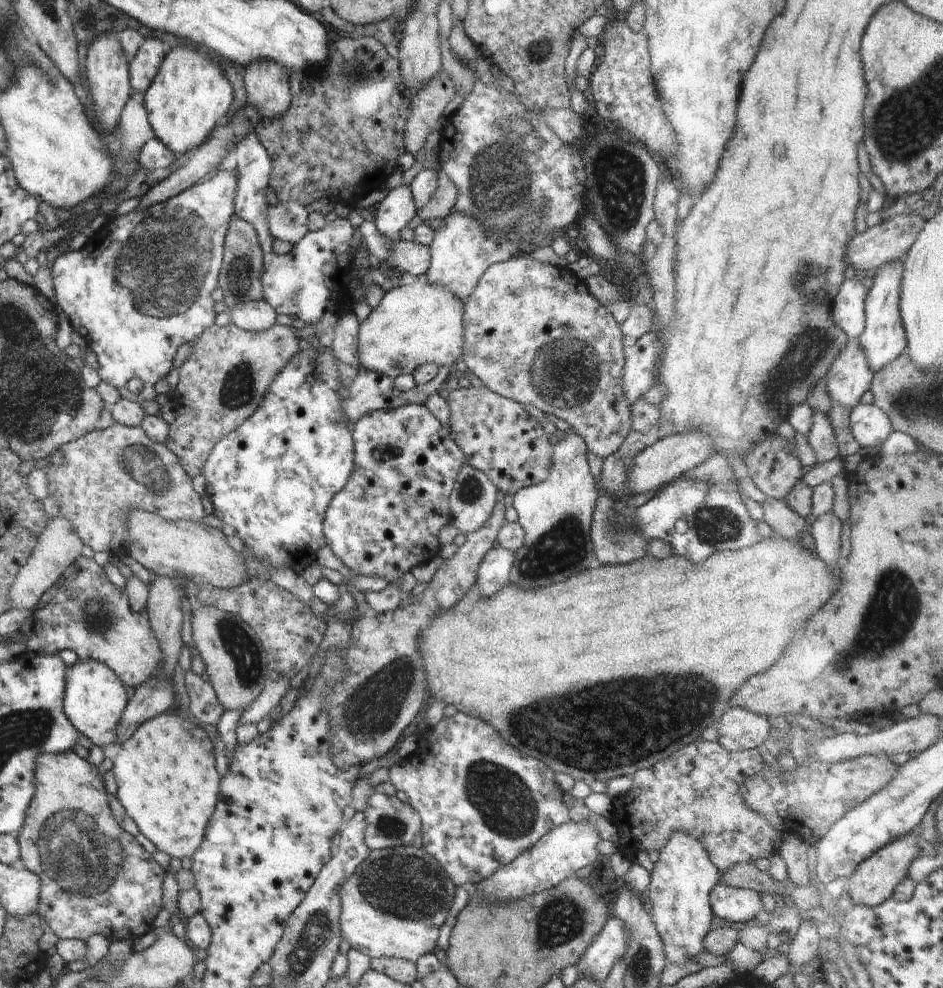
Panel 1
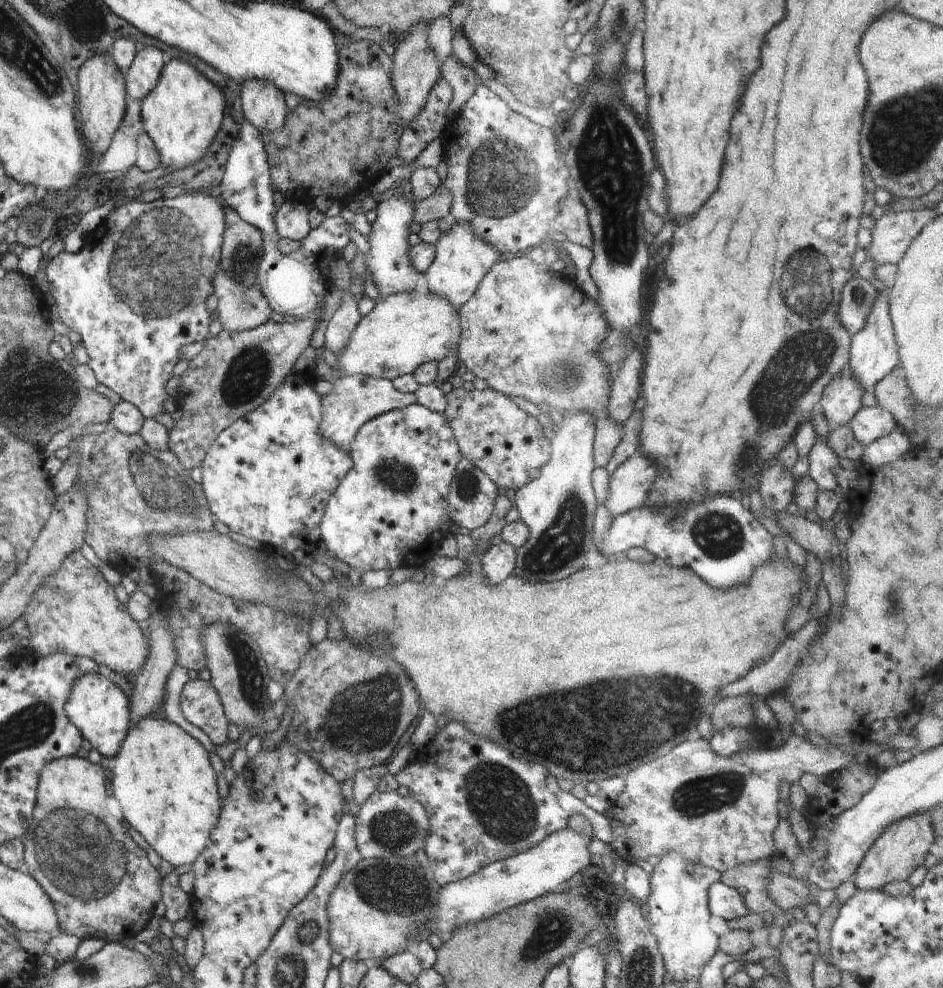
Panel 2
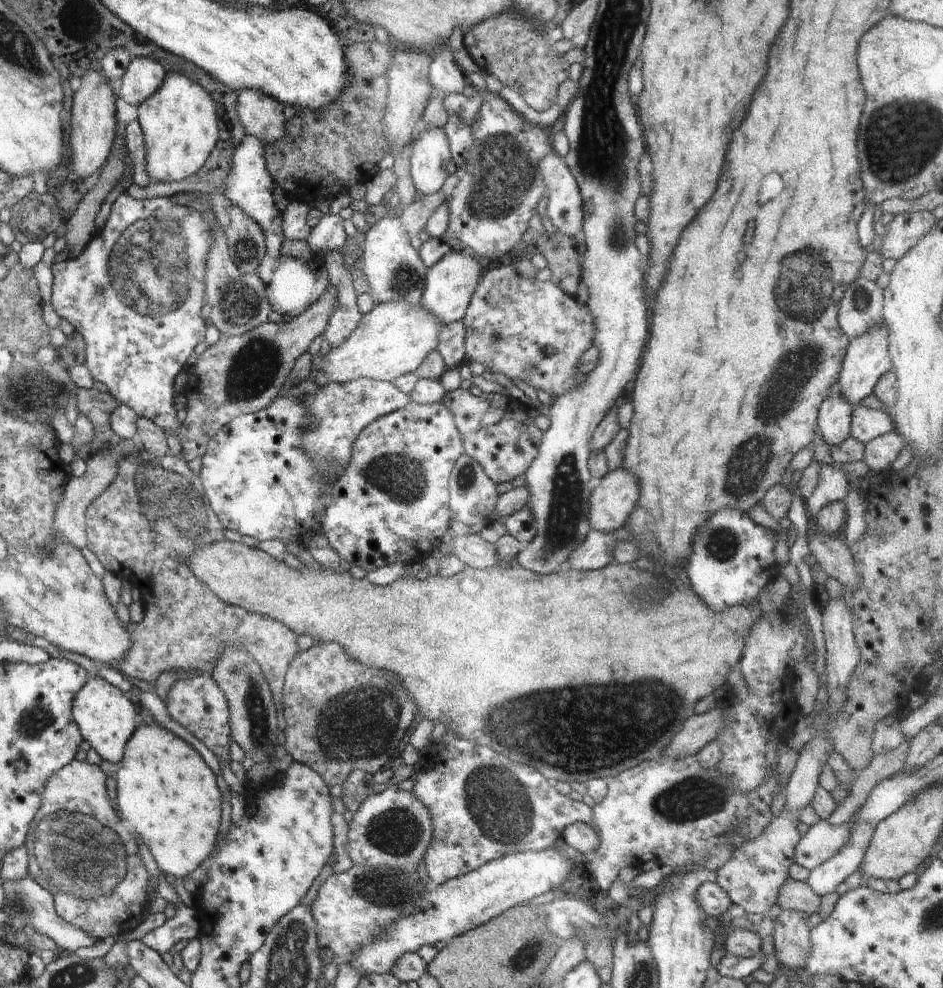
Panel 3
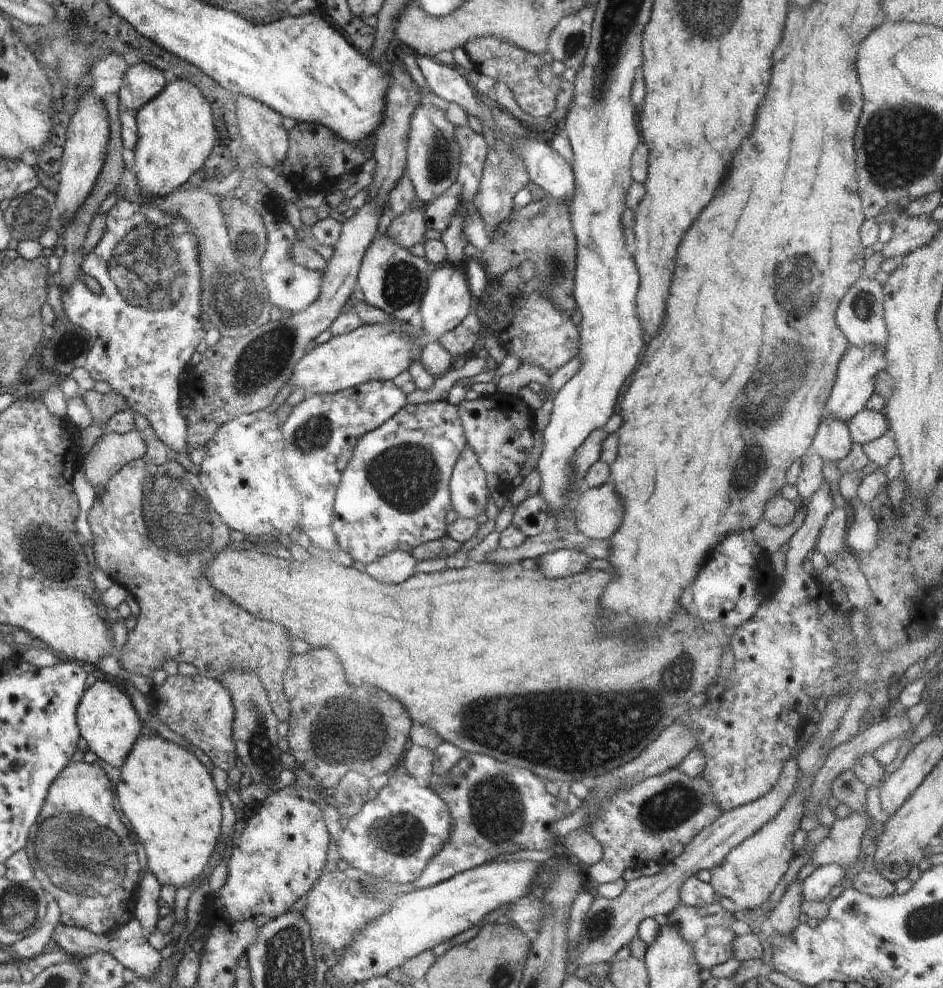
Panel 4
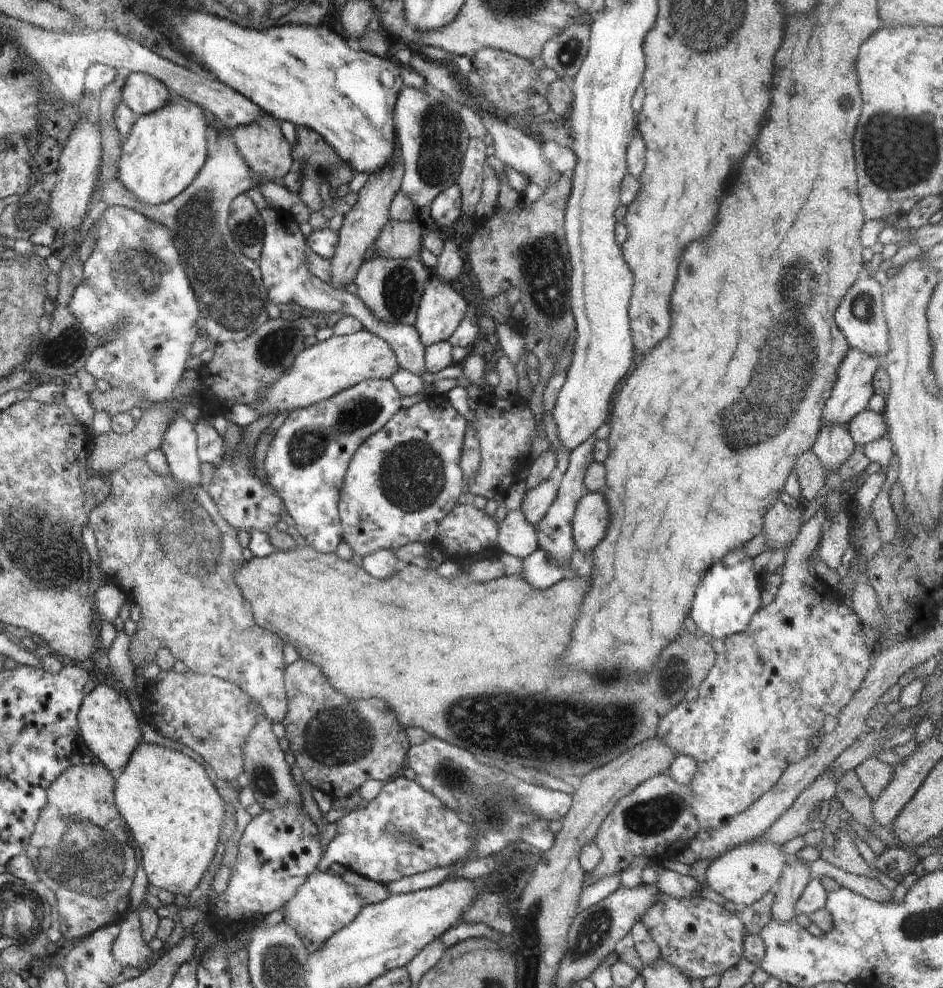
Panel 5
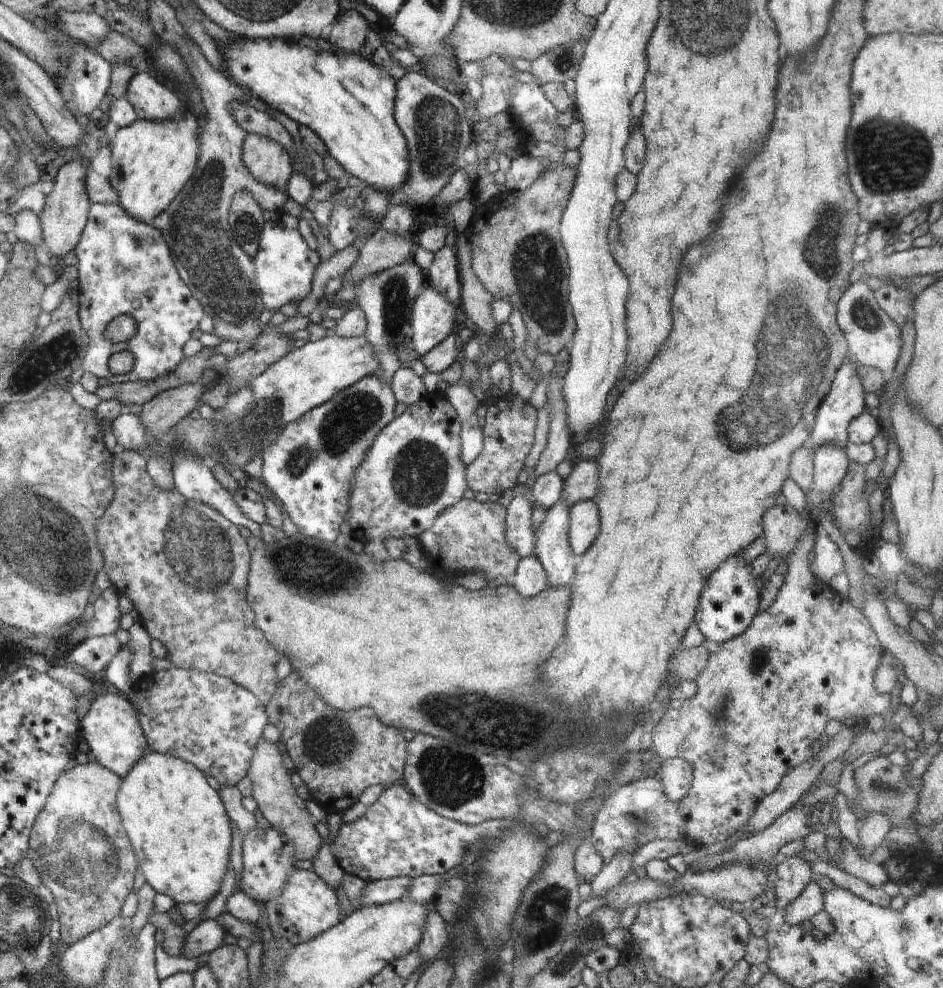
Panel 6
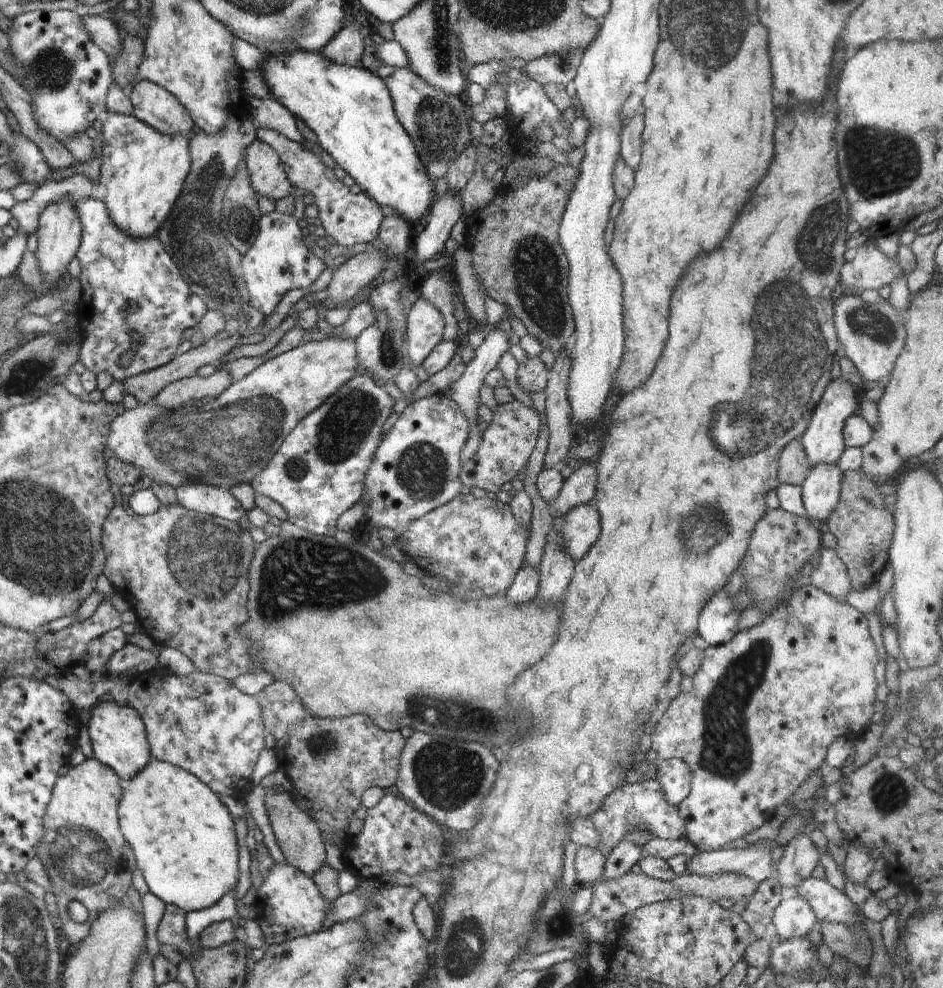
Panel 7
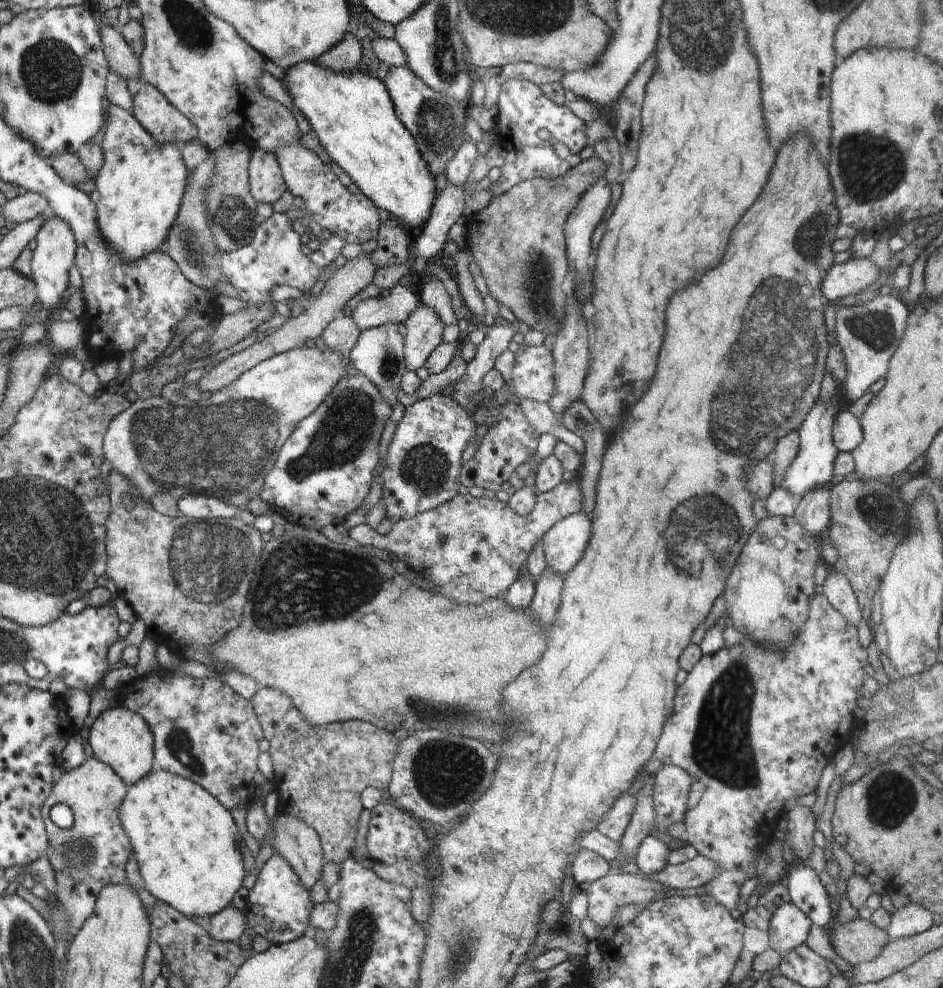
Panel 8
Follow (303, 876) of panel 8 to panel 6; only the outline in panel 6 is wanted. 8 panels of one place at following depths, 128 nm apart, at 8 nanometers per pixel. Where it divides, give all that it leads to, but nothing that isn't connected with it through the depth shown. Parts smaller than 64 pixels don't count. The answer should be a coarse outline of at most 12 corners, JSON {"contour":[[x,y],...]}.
{"contour":[[262,736],[247,775],[261,815],[298,859],[324,841],[290,781],[276,743]]}

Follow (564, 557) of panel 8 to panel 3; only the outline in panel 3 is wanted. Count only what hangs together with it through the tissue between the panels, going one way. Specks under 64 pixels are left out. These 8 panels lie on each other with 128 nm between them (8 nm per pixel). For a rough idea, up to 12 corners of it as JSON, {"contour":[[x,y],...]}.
{"contour":[[622,466],[594,481],[593,529],[626,524],[640,498]]}

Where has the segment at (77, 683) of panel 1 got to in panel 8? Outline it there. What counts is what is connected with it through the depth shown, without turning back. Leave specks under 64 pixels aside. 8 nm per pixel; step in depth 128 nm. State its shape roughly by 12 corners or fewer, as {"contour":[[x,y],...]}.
{"contour":[[125,706],[86,732],[94,757],[130,786],[155,762],[152,730]]}

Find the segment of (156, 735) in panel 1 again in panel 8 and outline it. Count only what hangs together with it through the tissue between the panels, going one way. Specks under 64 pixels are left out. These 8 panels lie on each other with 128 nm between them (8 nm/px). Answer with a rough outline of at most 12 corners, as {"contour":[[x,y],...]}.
{"contour":[[155,768],[119,818],[145,889],[190,918],[247,874],[230,811]]}

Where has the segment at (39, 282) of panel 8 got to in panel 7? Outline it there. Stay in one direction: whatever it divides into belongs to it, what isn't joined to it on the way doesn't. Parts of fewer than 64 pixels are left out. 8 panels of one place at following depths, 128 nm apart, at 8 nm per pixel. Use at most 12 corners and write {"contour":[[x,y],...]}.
{"contour":[[73,200],[45,206],[36,234],[45,284],[80,250],[84,227]]}

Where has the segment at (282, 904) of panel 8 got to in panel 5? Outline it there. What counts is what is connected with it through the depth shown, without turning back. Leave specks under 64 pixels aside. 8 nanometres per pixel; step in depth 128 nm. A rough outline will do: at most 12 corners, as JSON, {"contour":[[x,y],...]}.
{"contour":[[318,870],[282,910],[311,955],[366,903]]}

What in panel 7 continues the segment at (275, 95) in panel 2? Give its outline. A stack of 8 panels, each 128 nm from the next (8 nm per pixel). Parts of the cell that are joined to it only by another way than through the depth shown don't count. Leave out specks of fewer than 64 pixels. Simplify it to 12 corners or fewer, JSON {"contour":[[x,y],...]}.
{"contour":[[257,138],[243,161],[258,196],[293,192],[278,153]]}

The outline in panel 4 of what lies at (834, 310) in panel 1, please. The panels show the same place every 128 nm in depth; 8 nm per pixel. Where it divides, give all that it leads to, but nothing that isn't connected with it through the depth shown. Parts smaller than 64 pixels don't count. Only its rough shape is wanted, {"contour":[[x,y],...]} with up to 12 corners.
{"contour":[[857,278],[835,310],[850,346],[885,348],[883,286]]}

